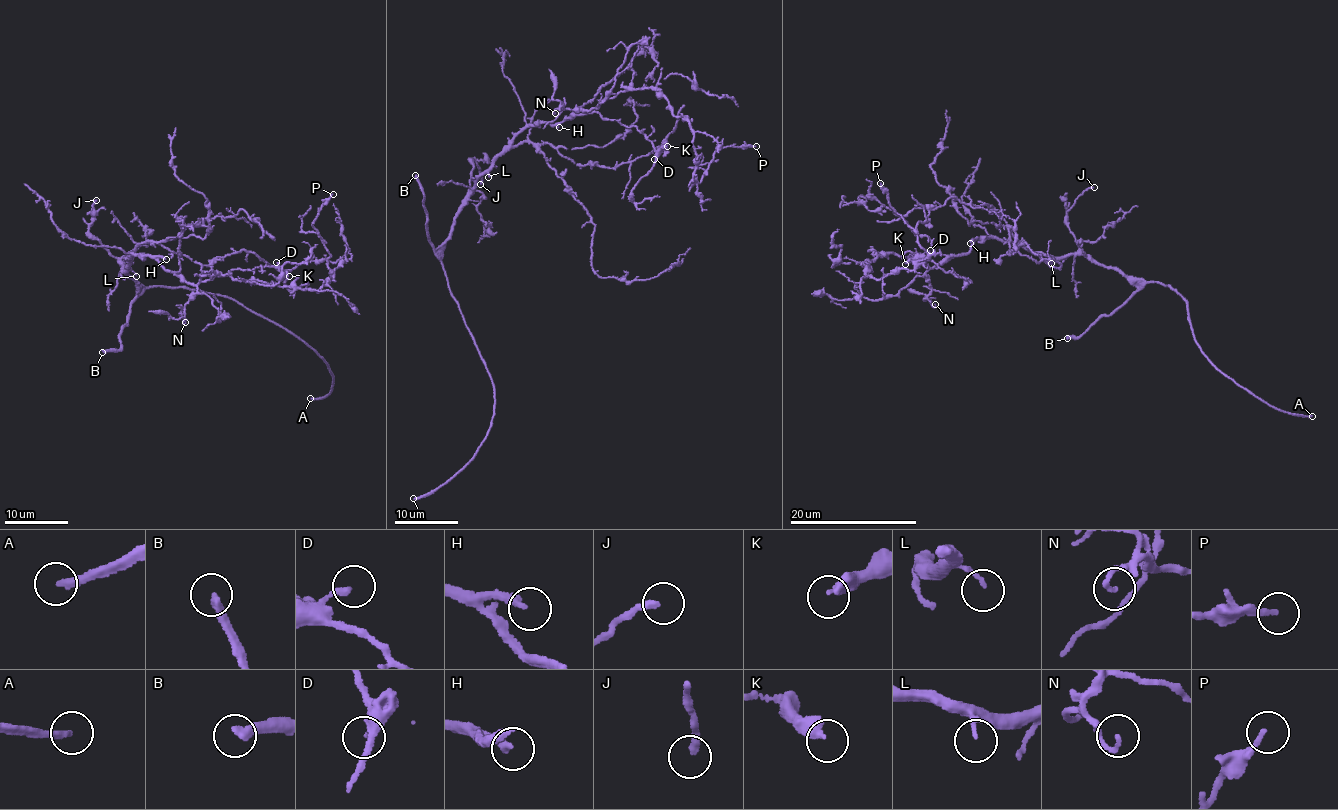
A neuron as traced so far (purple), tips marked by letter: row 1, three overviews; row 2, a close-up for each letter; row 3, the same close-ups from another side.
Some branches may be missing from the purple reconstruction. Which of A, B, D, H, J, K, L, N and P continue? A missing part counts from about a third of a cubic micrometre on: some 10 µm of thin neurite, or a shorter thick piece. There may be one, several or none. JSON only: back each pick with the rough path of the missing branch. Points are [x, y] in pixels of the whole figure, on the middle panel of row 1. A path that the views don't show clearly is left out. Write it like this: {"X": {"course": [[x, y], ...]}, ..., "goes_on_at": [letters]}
{"goes_on_at": ["A", "B", "H"]}

